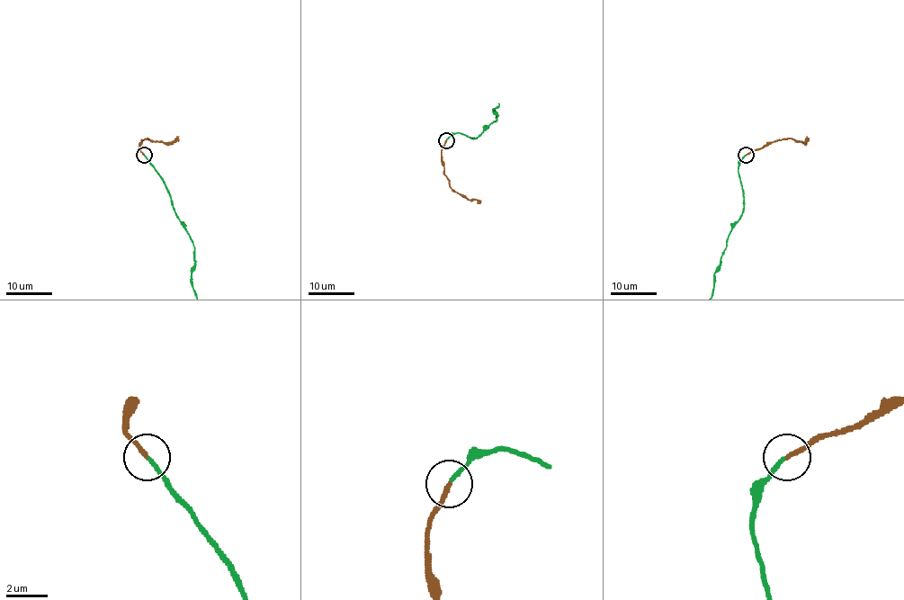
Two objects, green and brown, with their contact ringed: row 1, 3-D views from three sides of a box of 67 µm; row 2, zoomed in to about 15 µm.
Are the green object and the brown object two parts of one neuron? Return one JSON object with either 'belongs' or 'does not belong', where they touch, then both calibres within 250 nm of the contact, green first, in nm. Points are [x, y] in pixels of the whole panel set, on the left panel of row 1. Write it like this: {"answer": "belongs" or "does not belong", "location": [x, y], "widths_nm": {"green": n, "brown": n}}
{"answer": "belongs", "location": [144, 155], "widths_nm": {"green": 200, "brown": 220}}

